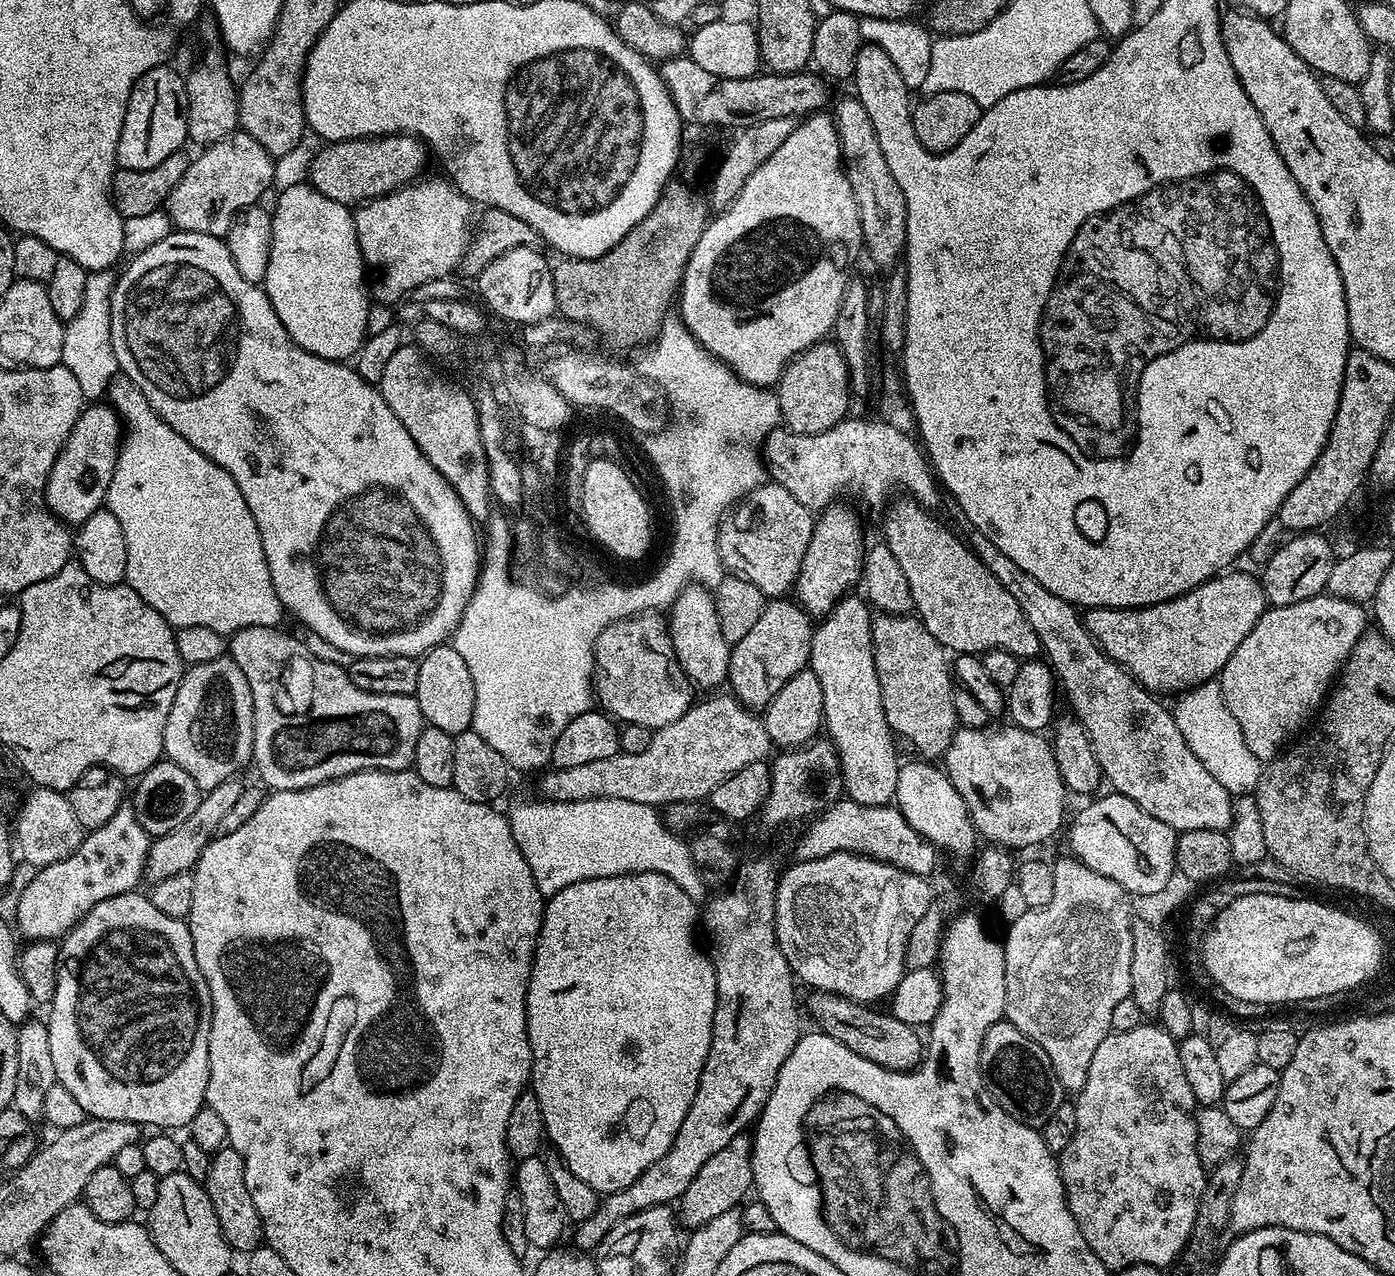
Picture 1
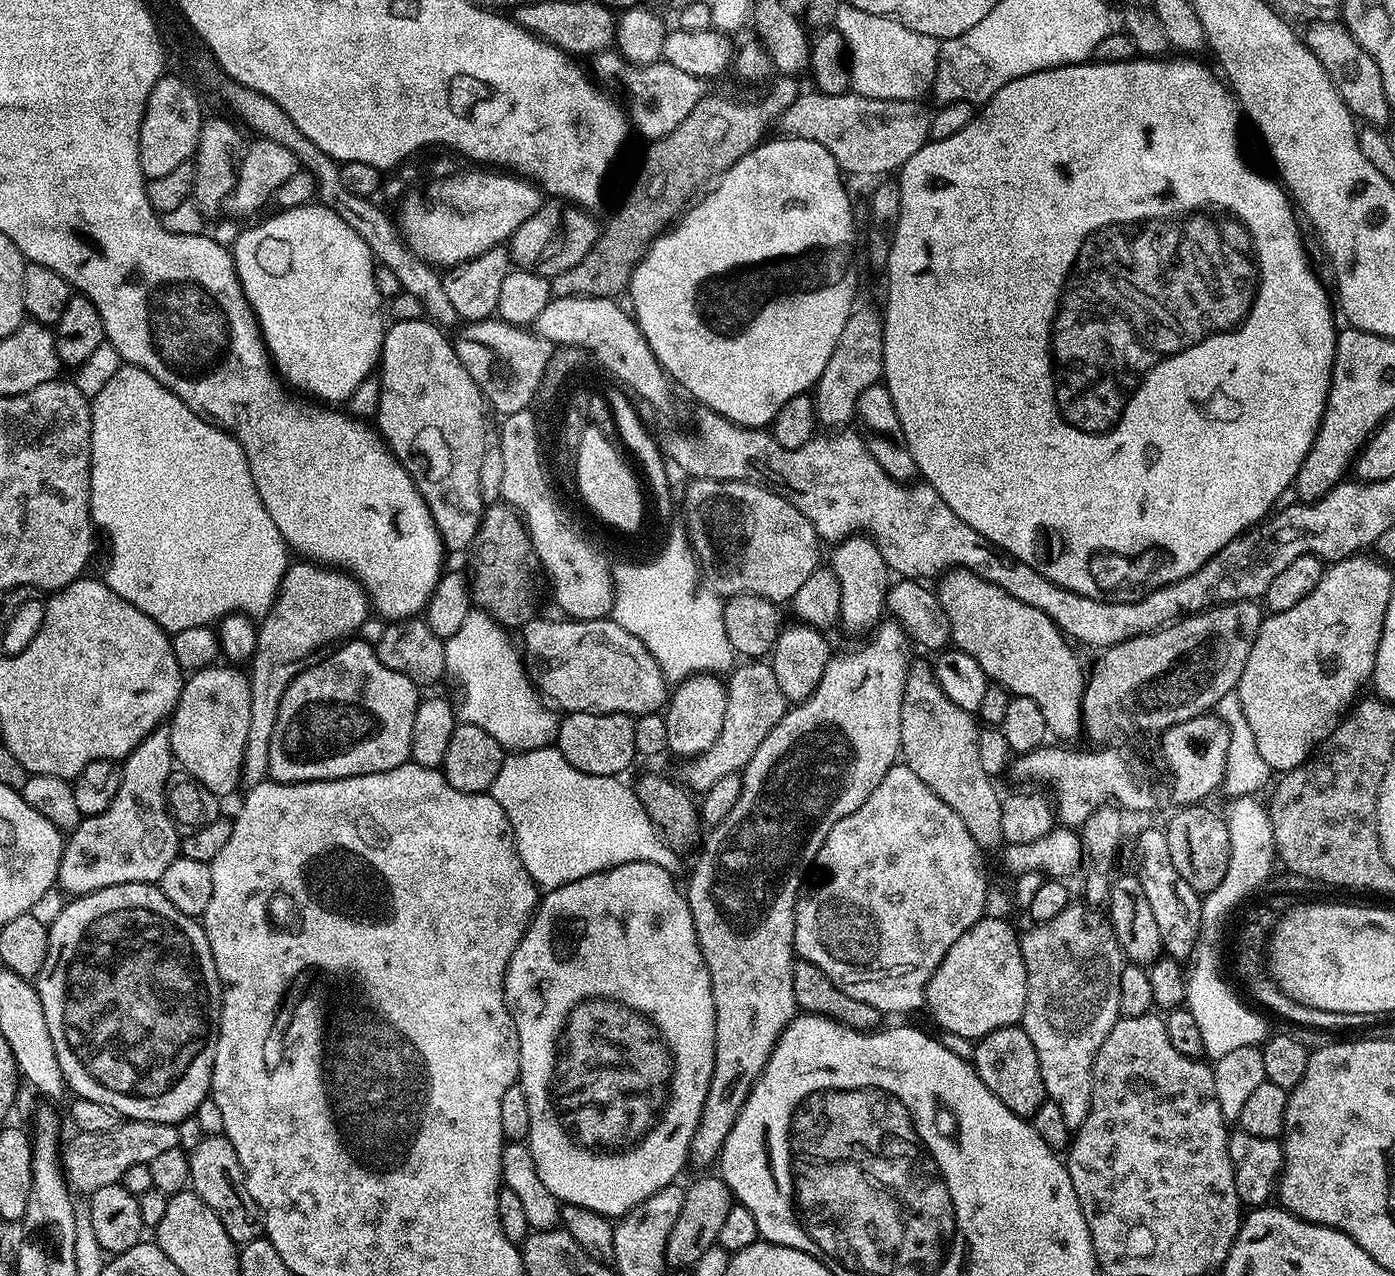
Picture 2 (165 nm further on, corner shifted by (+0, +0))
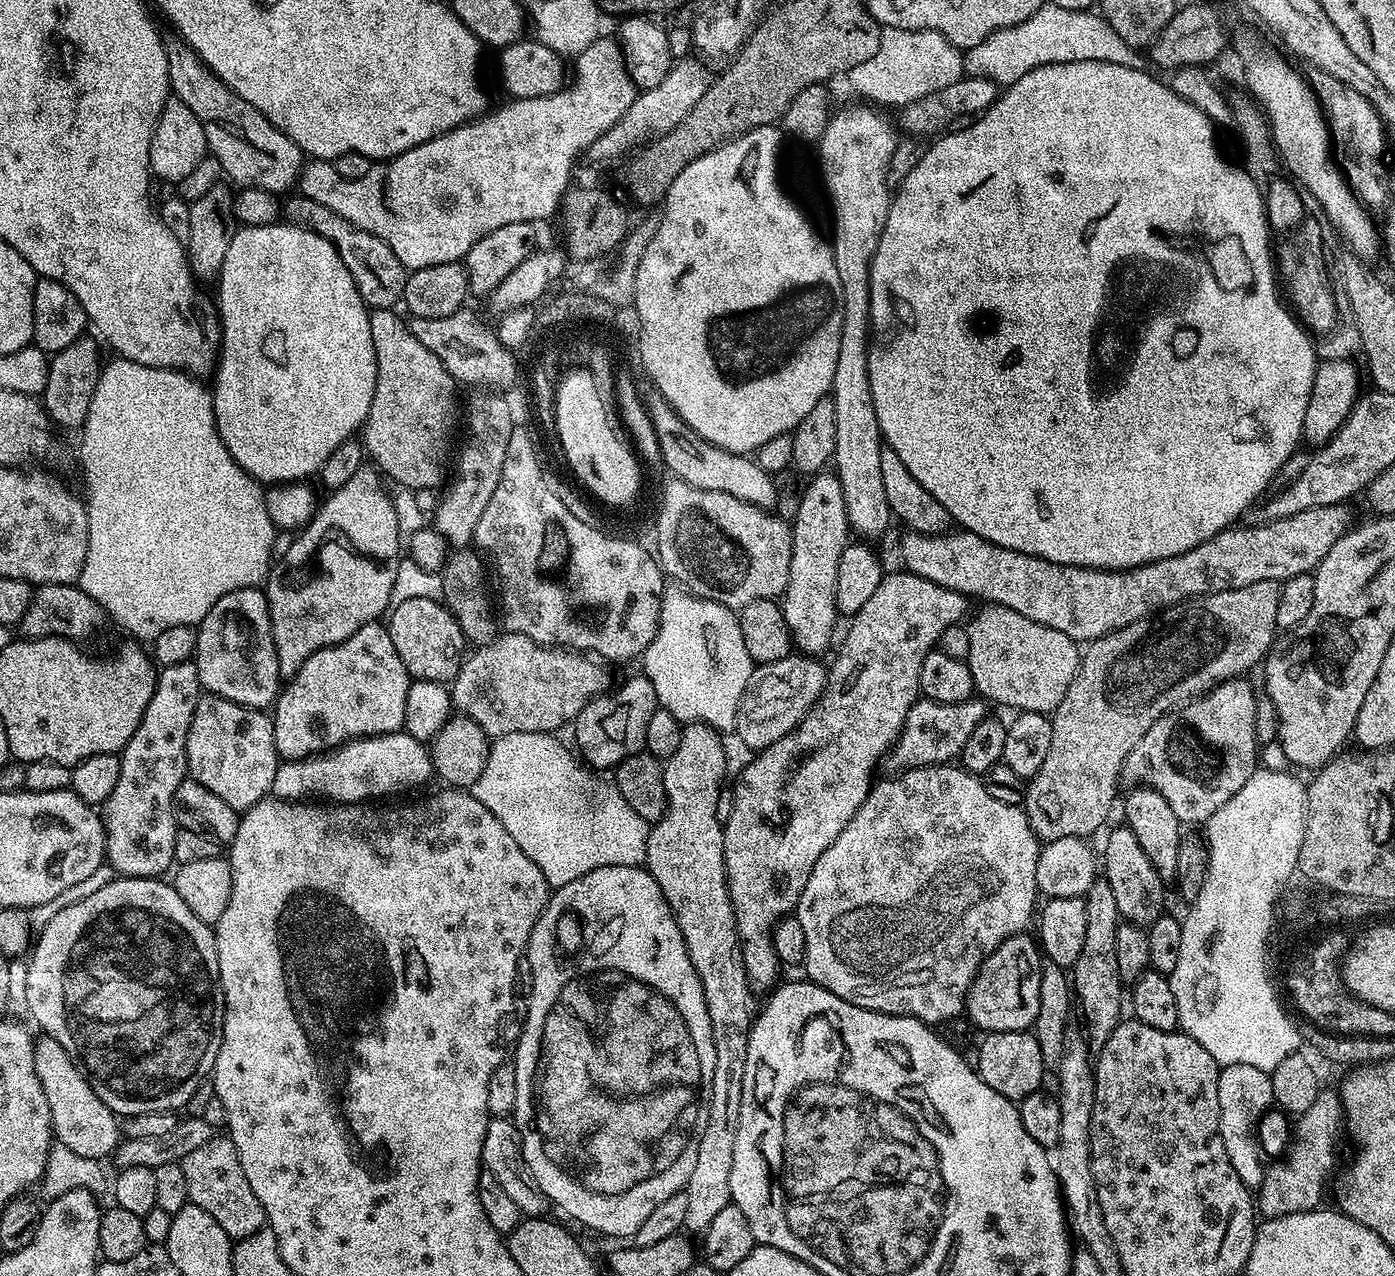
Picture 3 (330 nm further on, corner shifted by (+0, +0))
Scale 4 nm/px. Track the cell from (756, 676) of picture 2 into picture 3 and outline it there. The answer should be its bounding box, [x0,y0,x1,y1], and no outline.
[735,654,826,750]

